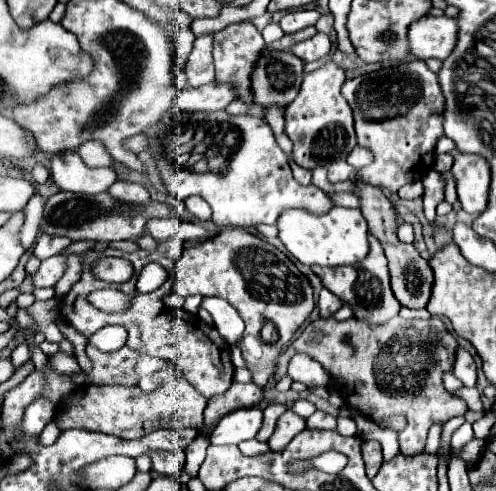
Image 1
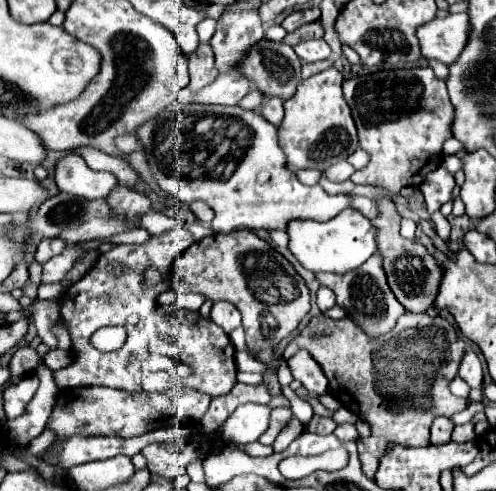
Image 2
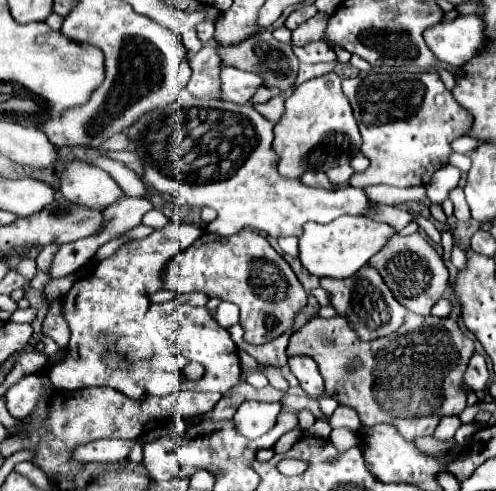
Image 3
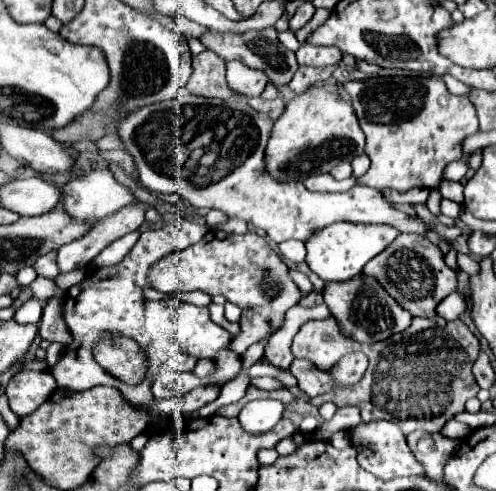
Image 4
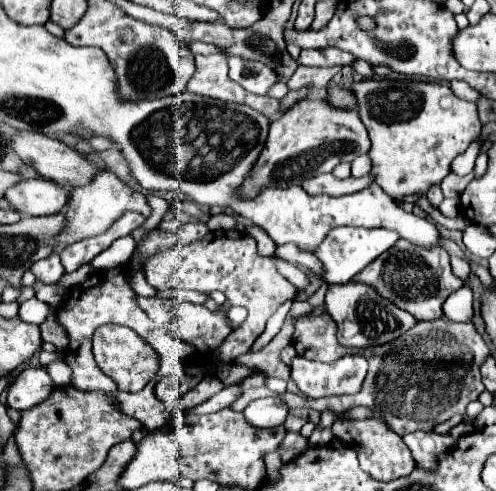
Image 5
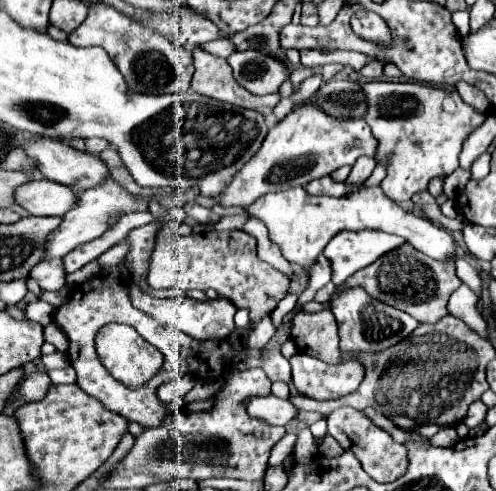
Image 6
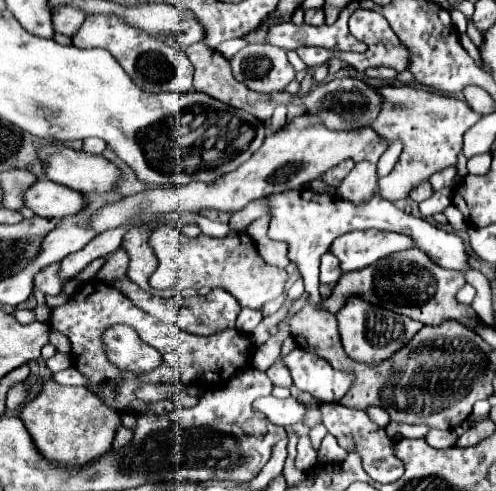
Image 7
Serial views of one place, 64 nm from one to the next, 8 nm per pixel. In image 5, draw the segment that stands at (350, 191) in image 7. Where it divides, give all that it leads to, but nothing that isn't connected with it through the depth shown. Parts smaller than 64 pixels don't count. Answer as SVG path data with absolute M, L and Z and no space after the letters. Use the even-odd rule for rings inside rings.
M358 156L354 162L352 162L352 176L354 178L360 178L360 176L366 176L372 168L372 162L368 156Z

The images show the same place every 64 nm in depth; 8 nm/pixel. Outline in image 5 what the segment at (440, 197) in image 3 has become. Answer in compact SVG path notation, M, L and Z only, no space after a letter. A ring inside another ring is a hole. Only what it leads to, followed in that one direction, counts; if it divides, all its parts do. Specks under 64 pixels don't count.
M470 144L464 154L460 154L458 158L454 158L454 162L452 162L452 172L458 174L458 176L470 174L472 168L474 168L474 160L476 160L476 156L478 156L478 150L480 150L480 144Z

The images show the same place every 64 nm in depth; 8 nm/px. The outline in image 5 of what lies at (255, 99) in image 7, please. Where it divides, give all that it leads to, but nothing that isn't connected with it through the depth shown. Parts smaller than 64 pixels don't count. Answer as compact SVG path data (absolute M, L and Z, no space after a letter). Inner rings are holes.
M222 54L196 56L196 72L188 82L188 92L202 94L208 98L218 98L224 102L248 104L250 108L262 114L272 114L266 110L268 106L264 104L264 96L244 92L244 88L240 88L238 84L232 84L232 80L228 78L226 56Z

